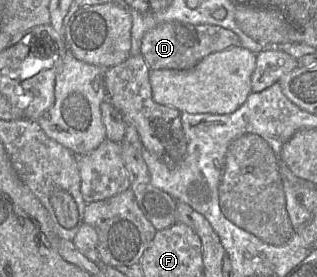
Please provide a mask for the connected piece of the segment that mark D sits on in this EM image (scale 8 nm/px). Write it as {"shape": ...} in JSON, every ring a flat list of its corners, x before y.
{"shape":[[178,20,158,24,147,31,141,42,141,55,150,70,189,70,207,55,240,46,240,39,233,31,217,25,194,25]]}

